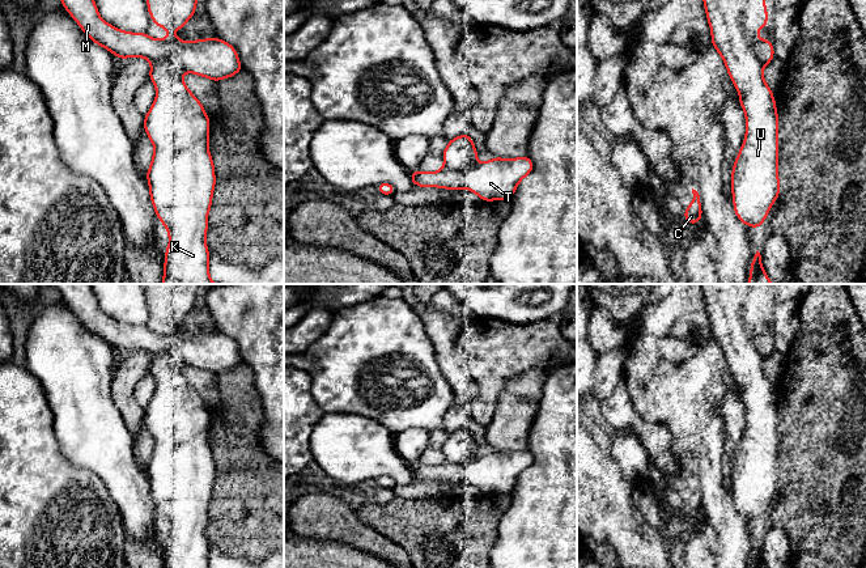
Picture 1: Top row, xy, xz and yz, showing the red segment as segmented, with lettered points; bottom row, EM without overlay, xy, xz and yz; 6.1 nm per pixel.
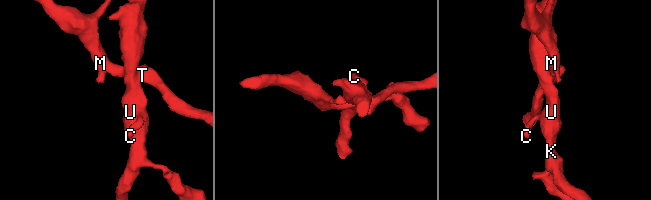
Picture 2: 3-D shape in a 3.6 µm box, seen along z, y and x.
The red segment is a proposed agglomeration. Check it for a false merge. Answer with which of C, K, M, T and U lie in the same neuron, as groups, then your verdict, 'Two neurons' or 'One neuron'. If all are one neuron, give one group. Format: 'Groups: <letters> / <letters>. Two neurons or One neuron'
Groups: C K U / M T. Two neurons

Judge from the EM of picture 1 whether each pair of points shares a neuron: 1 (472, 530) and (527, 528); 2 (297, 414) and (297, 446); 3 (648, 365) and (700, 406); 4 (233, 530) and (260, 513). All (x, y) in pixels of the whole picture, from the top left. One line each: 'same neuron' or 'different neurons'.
1: different neurons
2: same neuron
3: same neuron
4: same neuron

